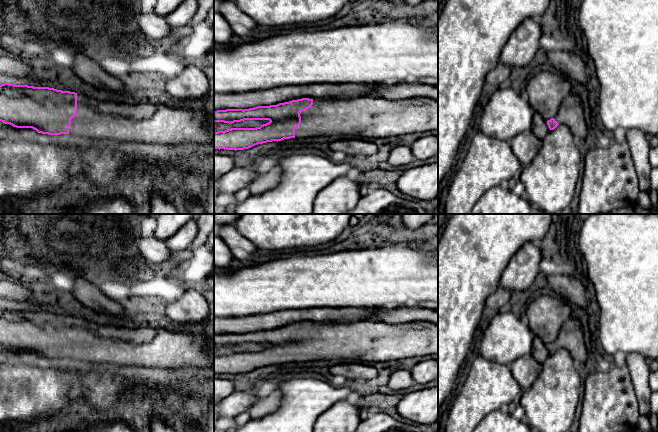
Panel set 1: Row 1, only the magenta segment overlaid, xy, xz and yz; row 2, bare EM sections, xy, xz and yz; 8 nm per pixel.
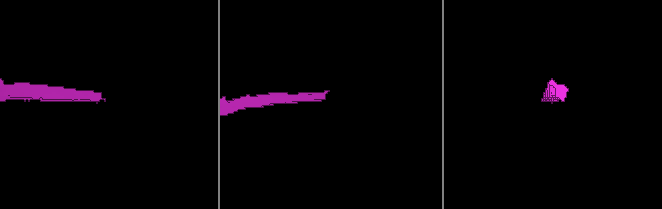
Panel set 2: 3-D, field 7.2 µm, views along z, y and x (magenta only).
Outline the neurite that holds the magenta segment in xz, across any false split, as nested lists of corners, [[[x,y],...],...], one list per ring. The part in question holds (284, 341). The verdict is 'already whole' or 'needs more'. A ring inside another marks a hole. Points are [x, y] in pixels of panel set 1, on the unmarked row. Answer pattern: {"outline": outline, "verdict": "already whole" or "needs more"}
{"outline": [[[363,320],[350,324],[302,322],[270,330],[214,335],[214,346],[232,348],[244,344],[268,344],[256,352],[231,352],[214,356],[214,373],[244,374],[255,369],[290,362],[348,359],[369,363],[438,354],[438,325],[429,321],[390,324]]], "verdict": "needs more"}

